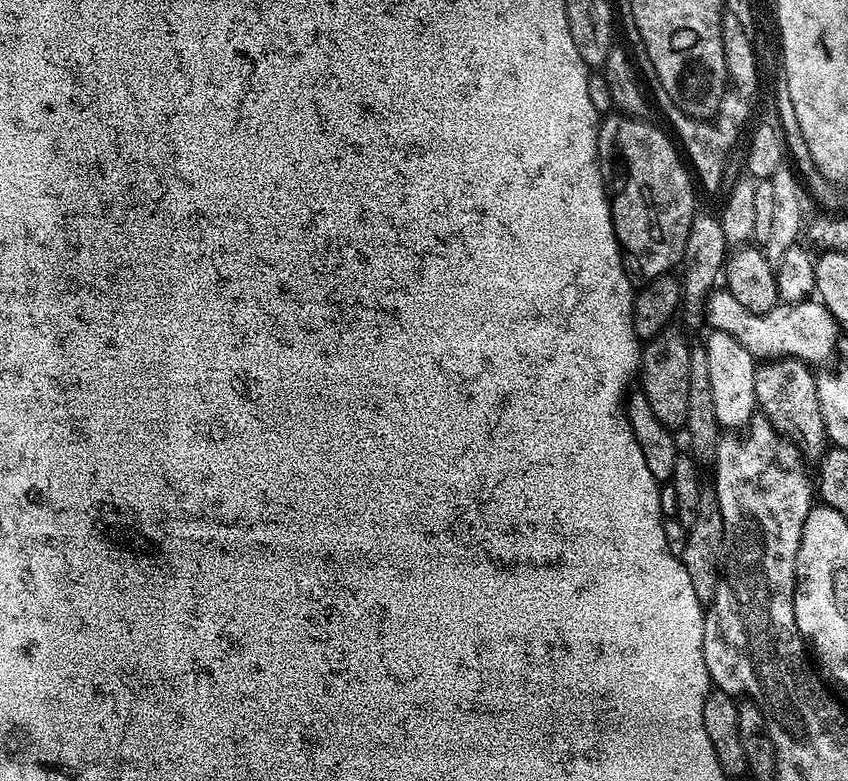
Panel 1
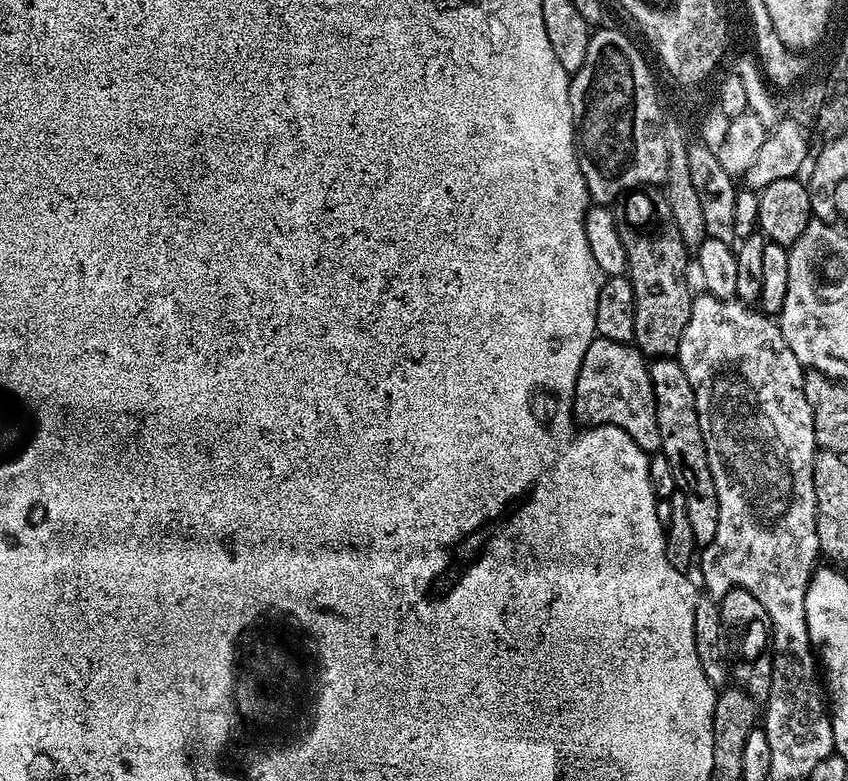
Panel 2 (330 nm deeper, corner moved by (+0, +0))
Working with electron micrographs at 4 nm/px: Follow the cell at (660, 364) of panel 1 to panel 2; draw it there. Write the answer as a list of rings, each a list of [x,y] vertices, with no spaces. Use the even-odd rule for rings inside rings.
[[[633,190],[619,201],[620,213],[614,217],[616,233],[622,238],[626,257],[626,275],[634,286],[636,299],[636,335],[635,347],[648,358],[672,358],[680,351],[682,332],[690,322],[690,310],[694,292],[688,289],[688,257],[690,251],[683,244],[674,222],[674,213],[665,193],[660,190]]]

